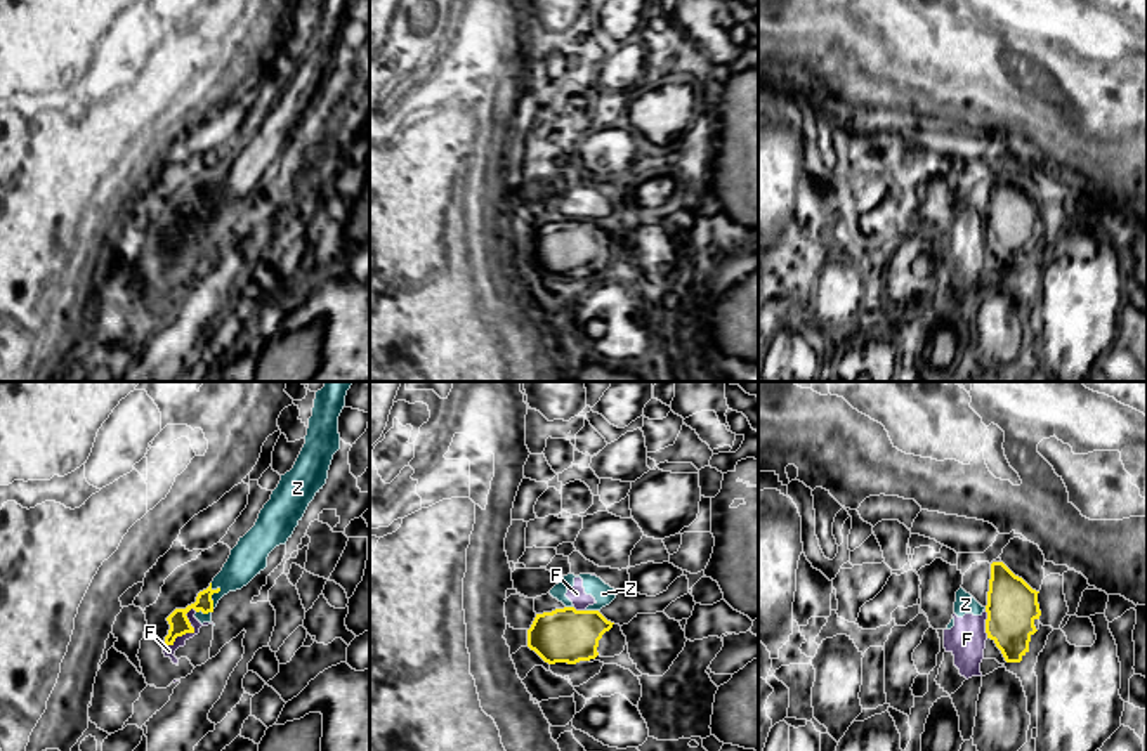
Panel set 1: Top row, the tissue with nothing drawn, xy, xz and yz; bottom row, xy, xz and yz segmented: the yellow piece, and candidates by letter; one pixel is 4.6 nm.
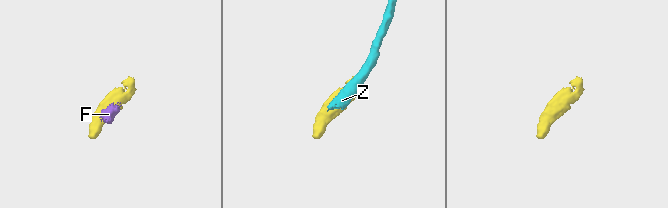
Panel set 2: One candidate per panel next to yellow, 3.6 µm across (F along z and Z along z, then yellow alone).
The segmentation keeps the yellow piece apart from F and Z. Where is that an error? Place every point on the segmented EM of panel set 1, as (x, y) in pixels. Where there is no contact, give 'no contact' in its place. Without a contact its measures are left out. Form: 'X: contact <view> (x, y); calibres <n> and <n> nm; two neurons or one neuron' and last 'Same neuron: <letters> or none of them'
F: contact xy (190, 632); calibres 100 and 60 nm; two neurons
Z: contact xy (212, 594); calibres 100 and 170 nm; two neurons
Same neuron: none of them

